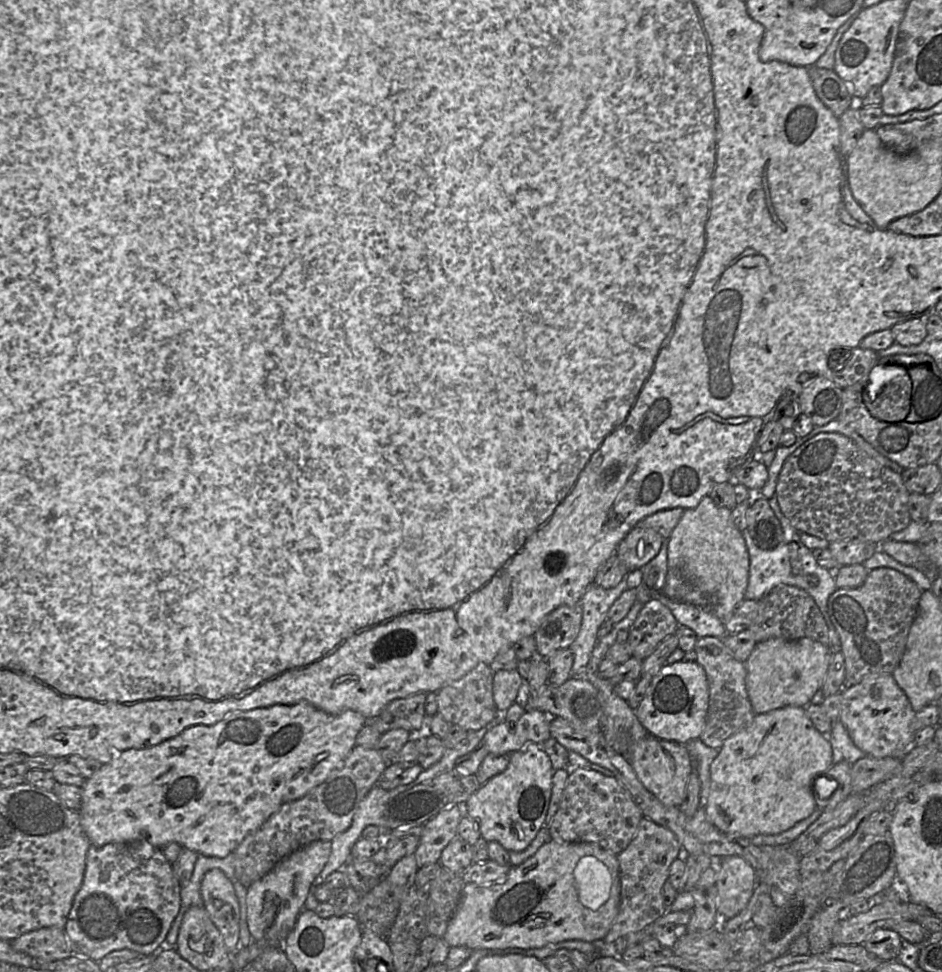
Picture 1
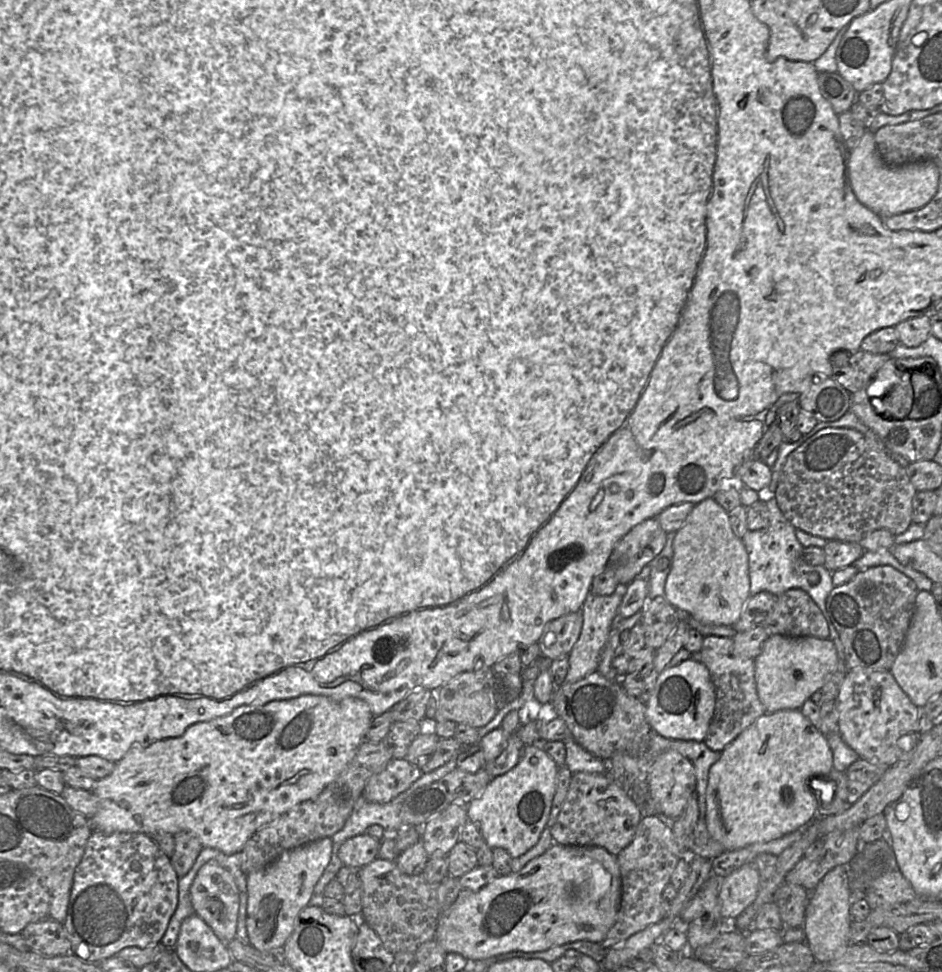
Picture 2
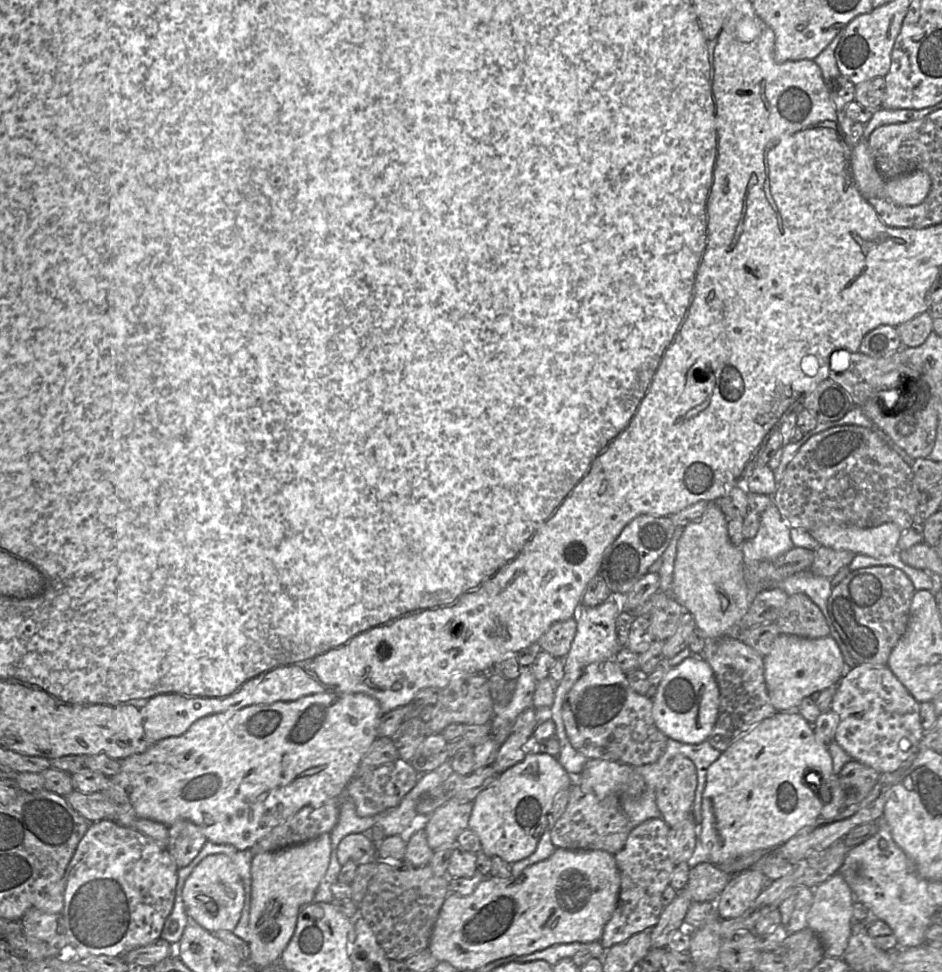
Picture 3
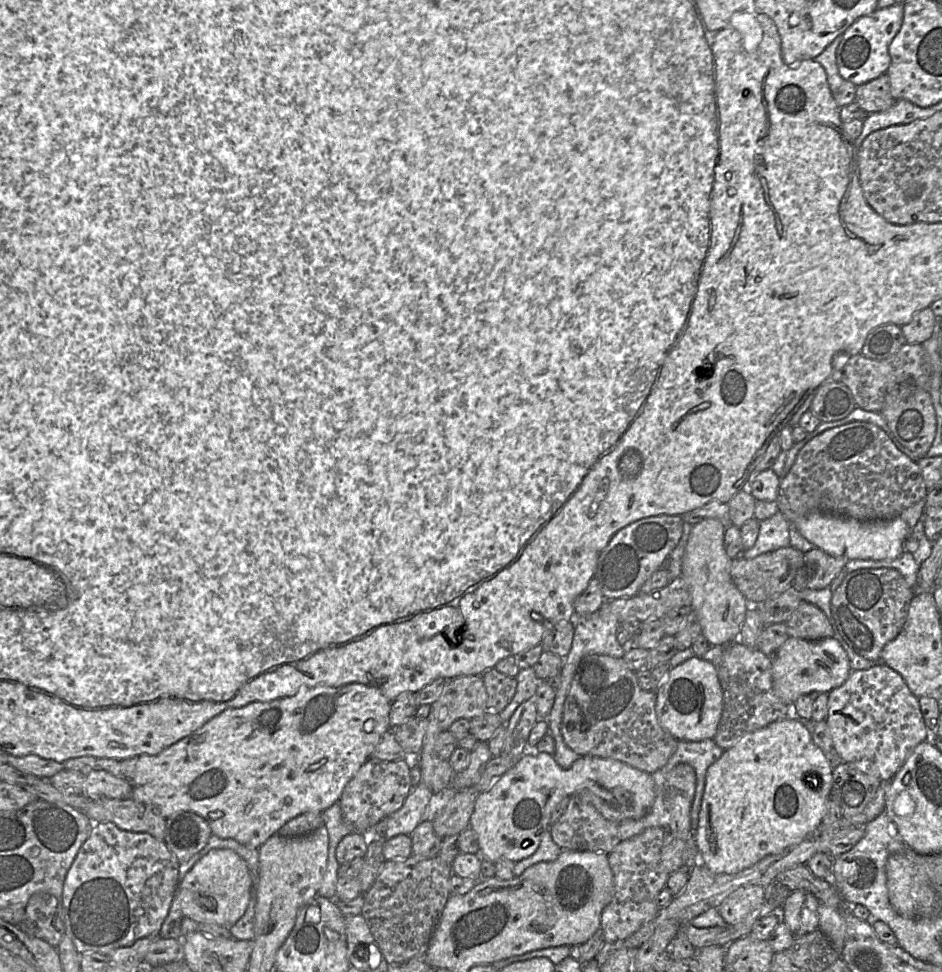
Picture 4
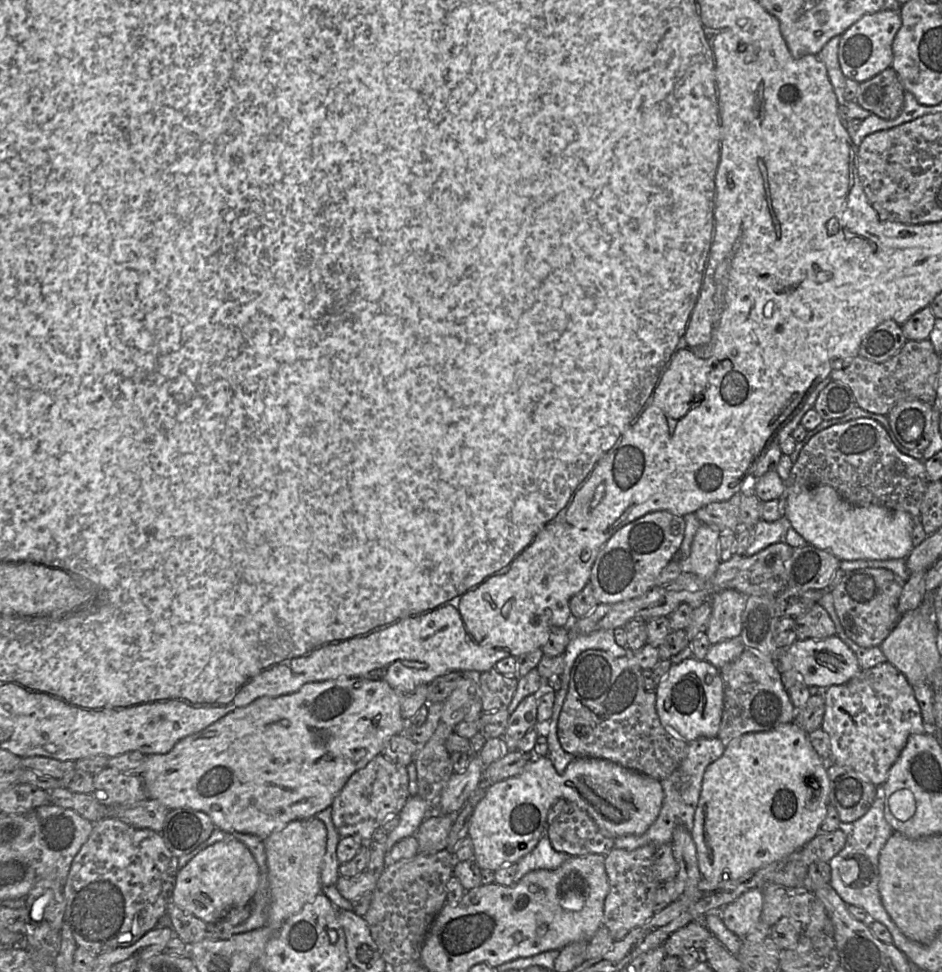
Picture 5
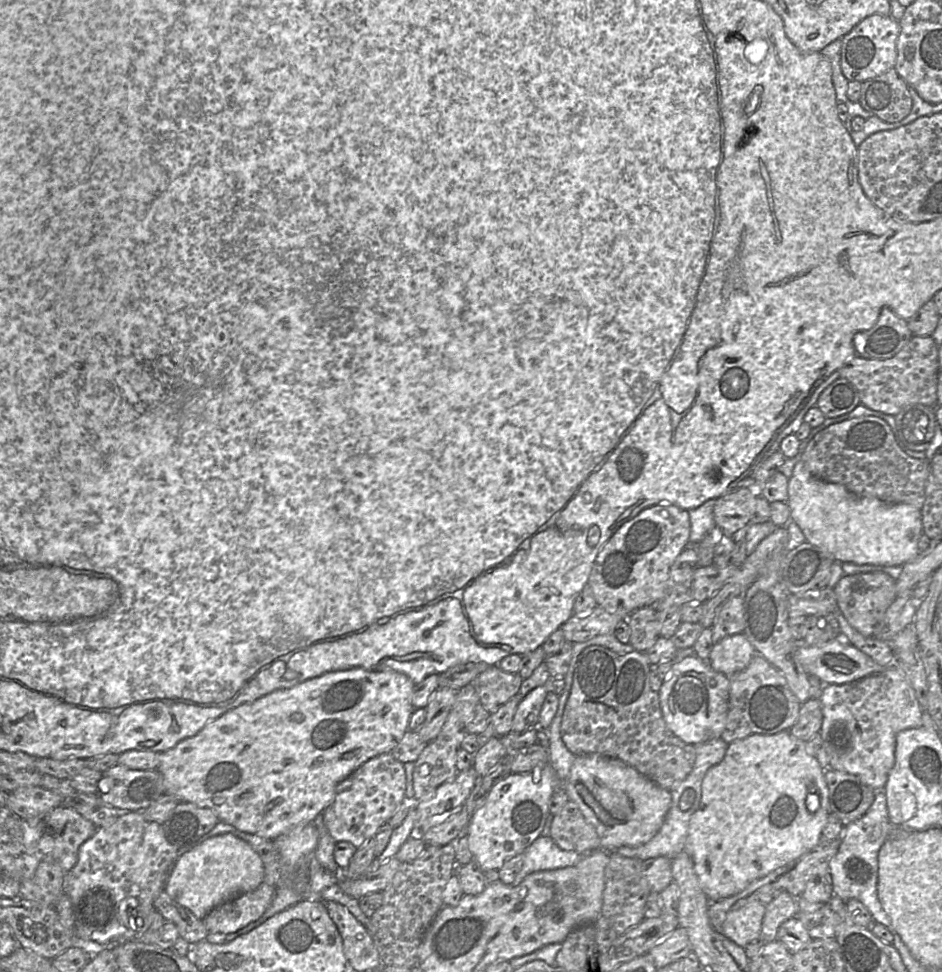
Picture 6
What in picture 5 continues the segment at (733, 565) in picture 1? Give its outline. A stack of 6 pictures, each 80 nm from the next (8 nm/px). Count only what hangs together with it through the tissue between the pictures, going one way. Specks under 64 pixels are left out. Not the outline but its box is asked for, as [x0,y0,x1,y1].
[690,523,747,644]

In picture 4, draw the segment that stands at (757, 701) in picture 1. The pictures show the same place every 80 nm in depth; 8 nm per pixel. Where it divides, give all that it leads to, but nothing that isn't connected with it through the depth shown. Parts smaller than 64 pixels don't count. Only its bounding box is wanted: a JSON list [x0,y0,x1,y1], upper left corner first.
[771,637,852,713]

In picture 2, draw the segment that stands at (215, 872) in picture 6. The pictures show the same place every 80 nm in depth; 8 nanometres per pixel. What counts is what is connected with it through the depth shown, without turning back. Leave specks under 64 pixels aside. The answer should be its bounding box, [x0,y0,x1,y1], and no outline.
[190,860,239,944]

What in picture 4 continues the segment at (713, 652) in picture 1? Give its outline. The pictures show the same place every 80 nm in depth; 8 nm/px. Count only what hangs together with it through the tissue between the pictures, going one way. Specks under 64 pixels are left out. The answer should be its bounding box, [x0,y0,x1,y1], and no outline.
[711,641,792,750]

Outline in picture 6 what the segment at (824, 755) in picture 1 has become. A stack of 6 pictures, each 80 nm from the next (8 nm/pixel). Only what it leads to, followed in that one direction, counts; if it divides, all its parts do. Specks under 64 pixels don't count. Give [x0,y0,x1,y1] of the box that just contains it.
[684,730,829,901]

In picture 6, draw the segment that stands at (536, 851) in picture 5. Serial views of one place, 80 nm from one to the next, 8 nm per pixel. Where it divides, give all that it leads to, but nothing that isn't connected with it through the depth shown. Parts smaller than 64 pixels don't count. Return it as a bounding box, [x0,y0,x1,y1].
[511,836,583,886]

